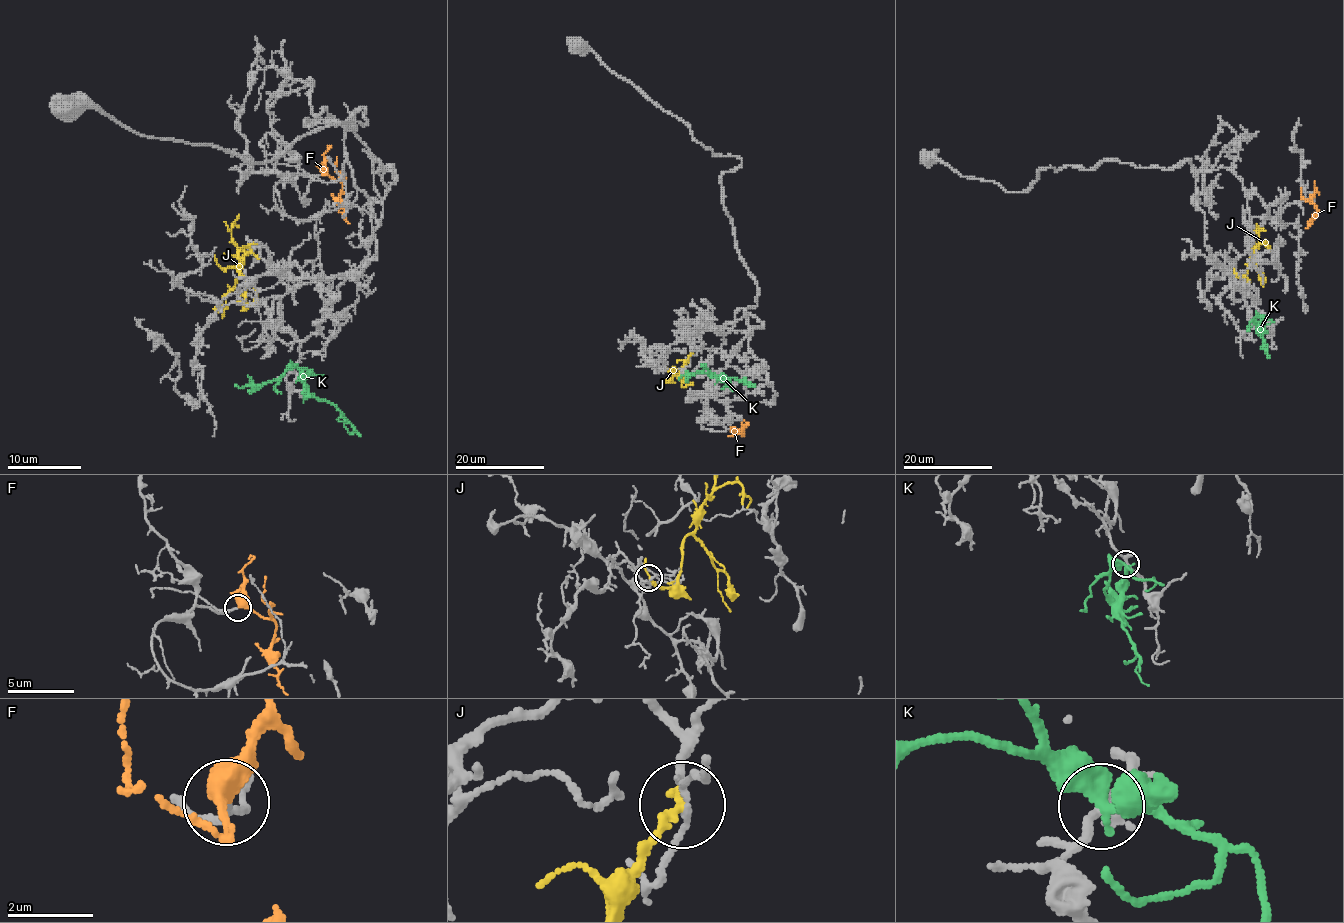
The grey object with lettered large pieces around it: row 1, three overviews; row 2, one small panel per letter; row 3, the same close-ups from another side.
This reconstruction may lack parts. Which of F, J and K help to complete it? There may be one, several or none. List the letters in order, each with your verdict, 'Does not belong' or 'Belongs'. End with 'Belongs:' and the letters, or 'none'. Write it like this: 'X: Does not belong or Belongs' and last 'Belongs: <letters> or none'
F: Belongs
J: Does not belong
K: Does not belong
Belongs: F

